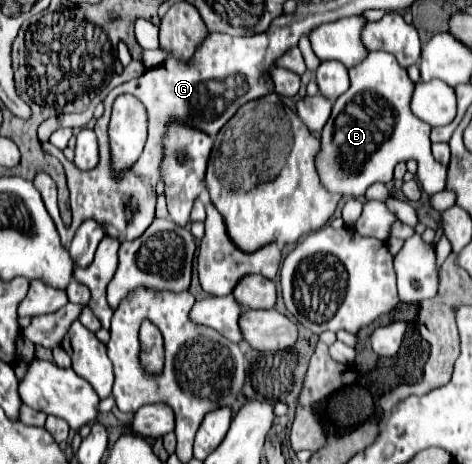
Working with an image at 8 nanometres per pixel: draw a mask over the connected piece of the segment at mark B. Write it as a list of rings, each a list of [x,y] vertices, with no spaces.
[[[373,51],[363,63],[349,69],[349,77],[351,87],[333,103],[331,117],[321,133],[321,153],[317,157],[321,183],[331,193],[361,197],[373,183],[389,183],[399,161],[415,159],[422,190],[429,195],[443,191],[447,187],[447,167],[431,155],[431,127],[413,117],[409,109],[413,81],[407,71],[397,65],[391,53]]]

